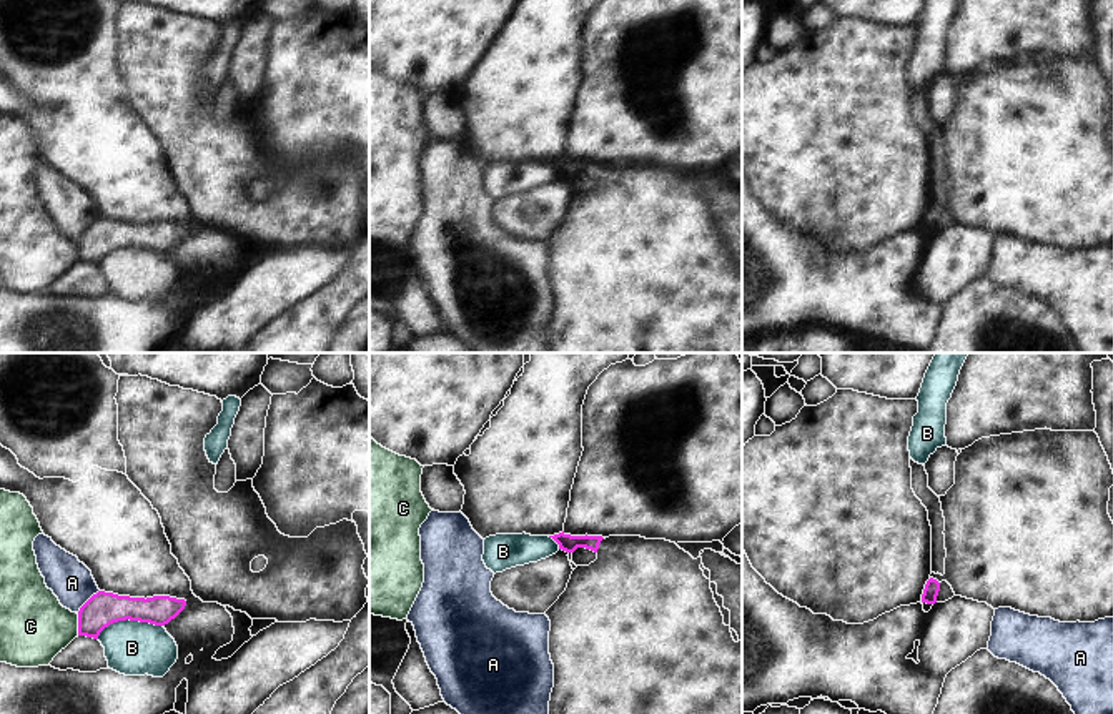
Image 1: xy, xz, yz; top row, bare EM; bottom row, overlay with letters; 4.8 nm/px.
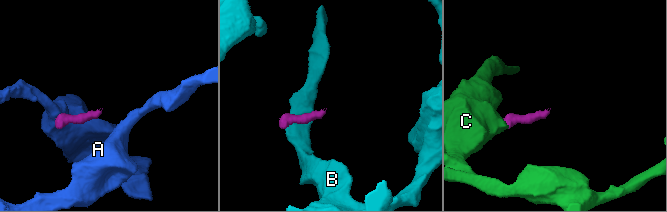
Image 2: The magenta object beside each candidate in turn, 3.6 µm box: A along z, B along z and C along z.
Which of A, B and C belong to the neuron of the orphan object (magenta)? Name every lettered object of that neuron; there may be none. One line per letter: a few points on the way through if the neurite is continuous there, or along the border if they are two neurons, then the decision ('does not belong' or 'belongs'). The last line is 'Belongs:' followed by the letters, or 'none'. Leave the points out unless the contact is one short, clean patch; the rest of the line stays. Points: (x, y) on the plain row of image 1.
A: border along xy (98, 217), (77, 240); does not belong
B: does not belong
C: border along xy (77, 242), (79, 262); does not belong
Belongs: none

